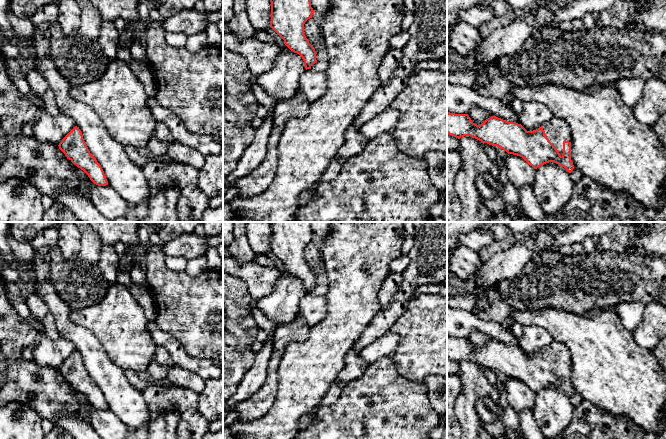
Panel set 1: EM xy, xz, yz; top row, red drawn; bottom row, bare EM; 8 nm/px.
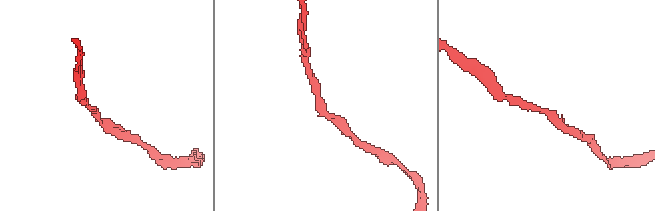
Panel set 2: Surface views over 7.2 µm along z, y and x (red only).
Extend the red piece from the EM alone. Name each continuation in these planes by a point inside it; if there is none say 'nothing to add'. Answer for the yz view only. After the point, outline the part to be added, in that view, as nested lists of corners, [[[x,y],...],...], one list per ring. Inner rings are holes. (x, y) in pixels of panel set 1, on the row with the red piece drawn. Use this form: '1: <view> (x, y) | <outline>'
1: yz (557, 130) | [[[552,117],[542,126],[549,141],[563,155],[563,141],[571,142],[571,129],[565,120]]]

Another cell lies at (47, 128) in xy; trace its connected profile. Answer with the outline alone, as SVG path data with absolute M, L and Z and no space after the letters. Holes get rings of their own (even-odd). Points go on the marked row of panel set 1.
M40 108L41 114L33 121L33 136L41 143L57 146L75 127L74 121L62 113L57 116Z

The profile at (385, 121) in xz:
M387 108L365 122L359 131L368 140L372 140L384 132L391 133L400 118L400 112L394 108Z

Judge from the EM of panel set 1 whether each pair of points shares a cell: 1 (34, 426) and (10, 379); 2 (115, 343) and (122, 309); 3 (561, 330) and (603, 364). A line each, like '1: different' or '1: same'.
1: different
2: same
3: same

